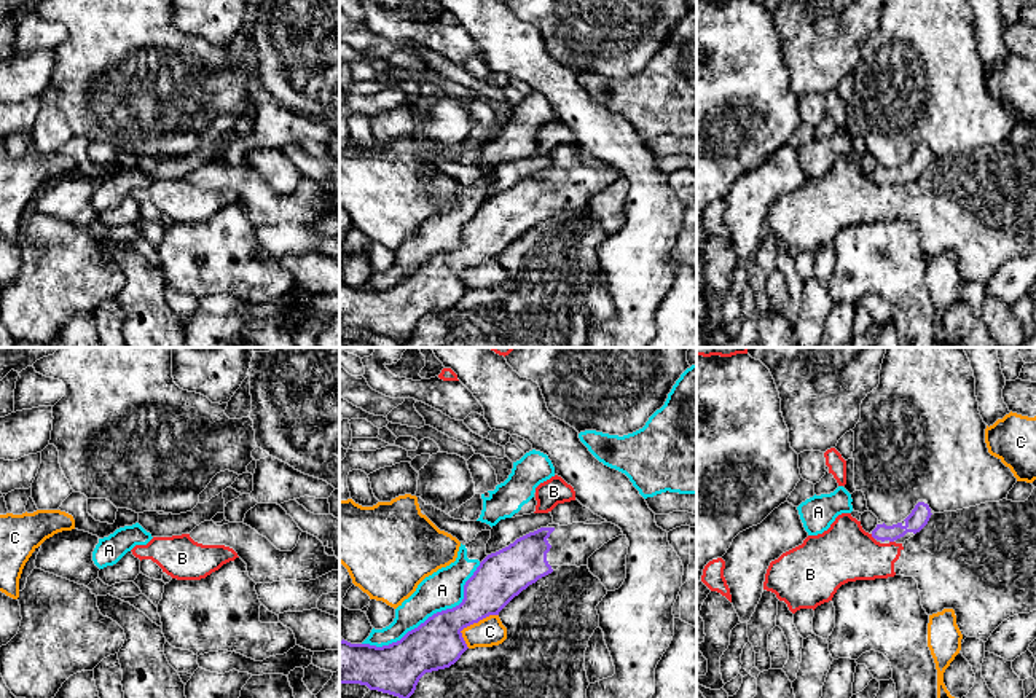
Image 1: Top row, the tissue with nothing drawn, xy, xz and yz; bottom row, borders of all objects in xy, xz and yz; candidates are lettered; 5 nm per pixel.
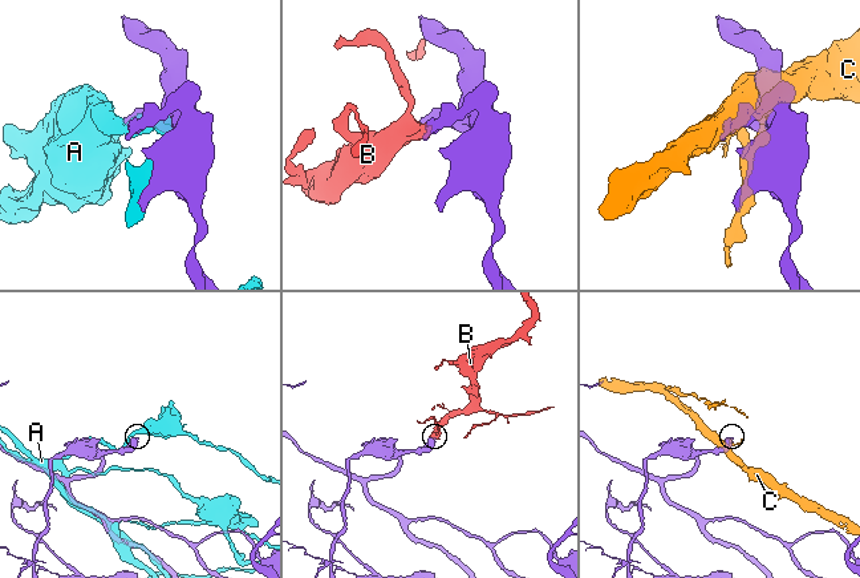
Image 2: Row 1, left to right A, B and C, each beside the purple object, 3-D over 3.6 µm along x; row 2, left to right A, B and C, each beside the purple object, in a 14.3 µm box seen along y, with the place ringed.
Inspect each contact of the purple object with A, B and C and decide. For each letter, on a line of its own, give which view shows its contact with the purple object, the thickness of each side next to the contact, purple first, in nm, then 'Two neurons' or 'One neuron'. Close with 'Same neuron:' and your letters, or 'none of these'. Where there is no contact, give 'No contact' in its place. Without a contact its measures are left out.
A: Touches purple in xz. Thickness 260 nm (purple) against 200 nm. Two neurons
B: Touches purple in yz. Thickness 100 nm (purple) against 300 nm. Two neurons
C: Touches purple in xz. Thickness 260 nm (purple) against 150 nm. Two neurons
Same neuron: none of these

